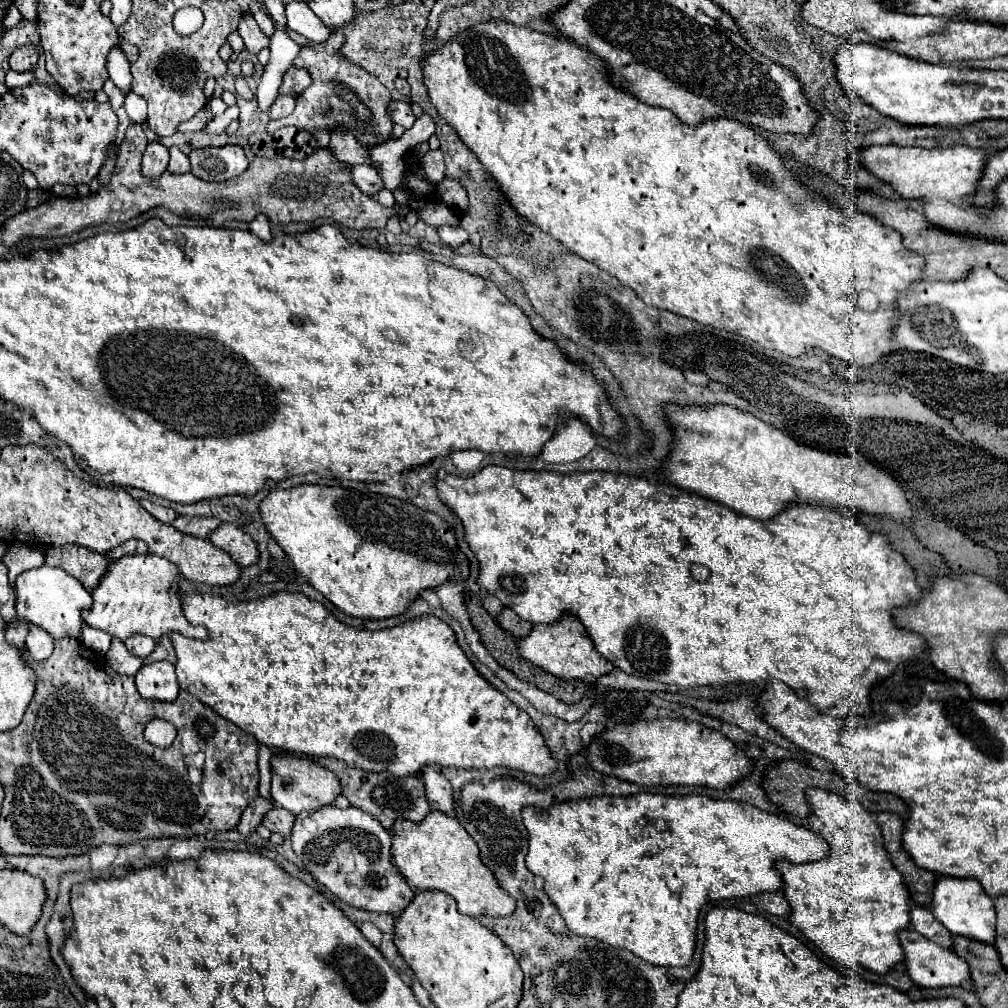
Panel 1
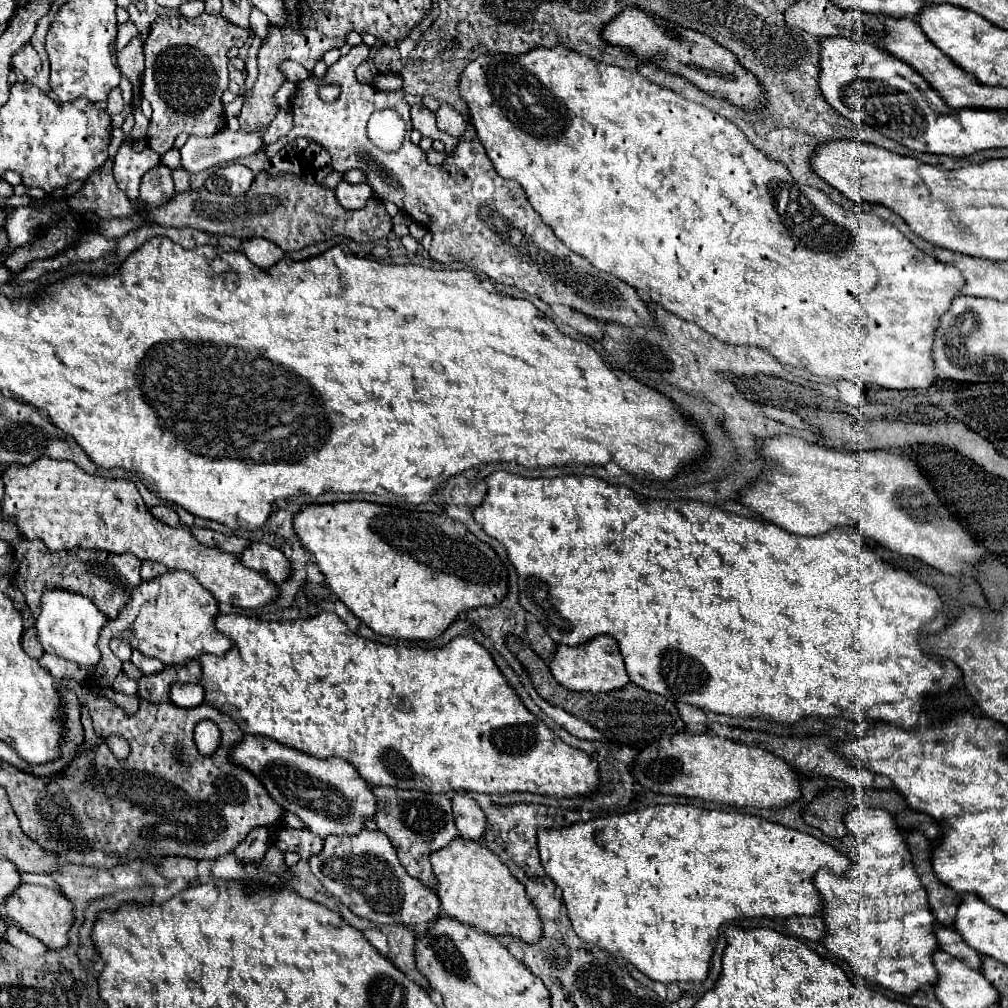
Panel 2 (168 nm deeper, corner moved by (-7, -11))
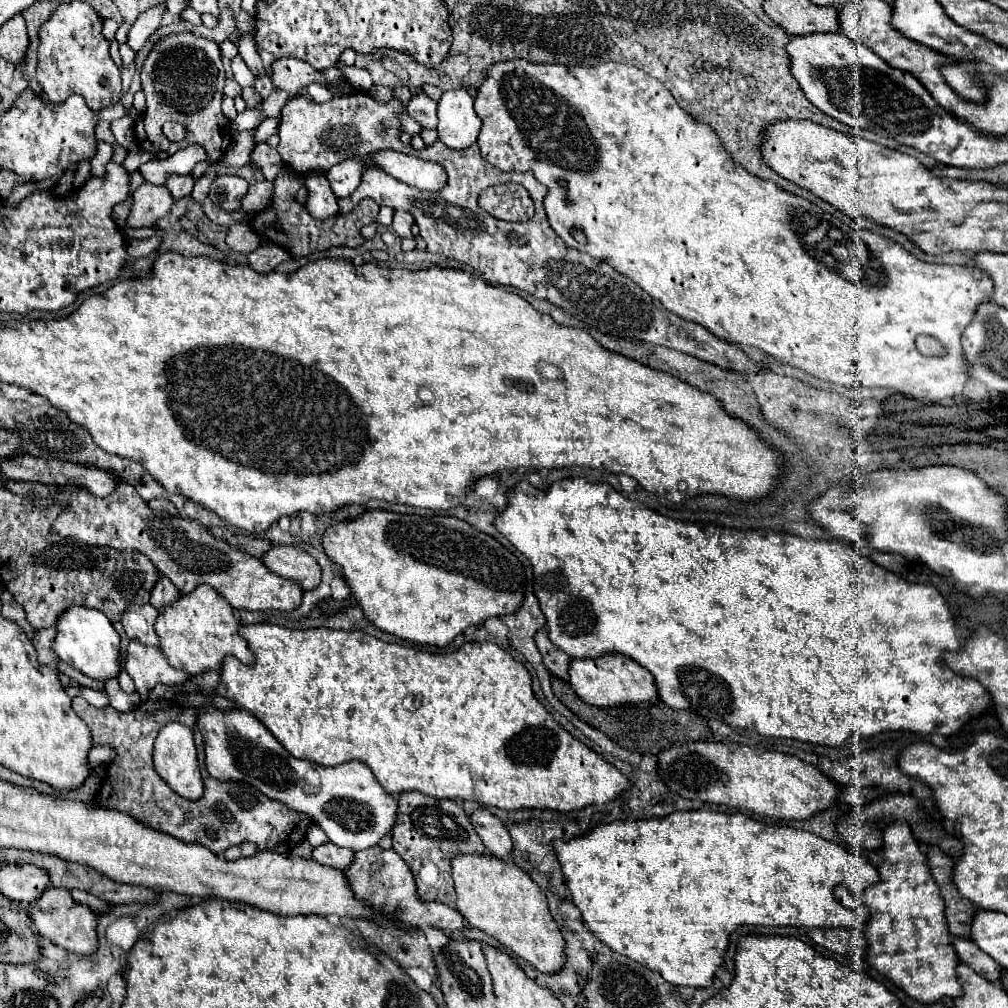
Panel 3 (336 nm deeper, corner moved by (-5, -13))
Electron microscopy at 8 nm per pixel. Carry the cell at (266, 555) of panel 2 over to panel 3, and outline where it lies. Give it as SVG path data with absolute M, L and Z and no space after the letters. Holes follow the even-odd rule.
M273 545L261 559L269 571L299 581L305 591L315 589L321 581L321 567L317 561L295 545Z

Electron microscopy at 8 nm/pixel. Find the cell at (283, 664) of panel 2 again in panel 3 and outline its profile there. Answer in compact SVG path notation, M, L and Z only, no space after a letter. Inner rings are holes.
M261 623L261 625L243 625L241 635L249 643L249 649L255 653L255 663L251 667L243 665L241 661L233 657L225 657L223 669L221 669L221 683L217 687L217 695L223 695L227 699L235 701L237 709L247 709L253 713L273 735L275 739L295 757L305 757L313 763L319 763L323 767L335 767L345 761L361 761L365 763L383 789L391 795L399 795L405 791L419 791L427 797L435 799L467 799L475 801L485 807L499 807L507 811L517 809L551 809L551 811L577 811L587 805L603 805L607 801L617 799L623 791L631 789L631 781L621 775L611 763L601 759L595 751L591 751L587 745L577 741L567 729L563 729L551 713L537 701L533 689L531 689L531 675L525 669L523 663L515 661L507 651L497 647L491 641L479 641L479 643L465 643L459 651L449 655L439 653L427 653L417 651L413 647L405 647L399 643L385 643L377 637L371 637L363 631L333 631L333 629L287 629L281 625Z

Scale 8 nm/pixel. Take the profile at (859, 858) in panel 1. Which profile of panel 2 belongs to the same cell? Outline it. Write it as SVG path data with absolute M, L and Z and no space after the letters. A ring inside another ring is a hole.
M855 807L847 811L843 823L849 831L849 837L855 841L857 859L843 875L835 875L829 869L819 869L817 875L813 875L813 885L817 887L823 903L821 917L825 921L825 937L819 943L825 945L831 955L851 965L852 970L868 982L879 983L903 995L911 995L921 985L933 983L937 979L937 971L931 963L931 953L937 949L937 939L931 927L935 917L931 913L919 875L913 869L905 837L897 829L893 817L877 807Z

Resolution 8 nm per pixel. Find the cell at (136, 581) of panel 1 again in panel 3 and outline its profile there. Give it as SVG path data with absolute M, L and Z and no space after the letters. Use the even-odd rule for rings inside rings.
M199 585L193 593L181 595L173 605L159 613L155 631L161 641L161 651L169 659L169 665L185 669L191 675L205 671L221 671L223 657L233 655L243 665L253 665L253 653L247 641L239 635L241 621L235 617L233 607L221 599L209 585Z

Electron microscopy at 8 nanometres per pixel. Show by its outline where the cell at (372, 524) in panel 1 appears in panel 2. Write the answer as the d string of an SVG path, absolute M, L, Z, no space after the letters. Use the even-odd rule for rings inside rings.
M345 501L329 505L303 505L293 519L295 535L311 553L325 577L325 585L347 609L379 635L395 639L435 639L461 611L495 605L507 593L507 571L493 549L481 543L463 523L439 513L421 513L393 505Z

